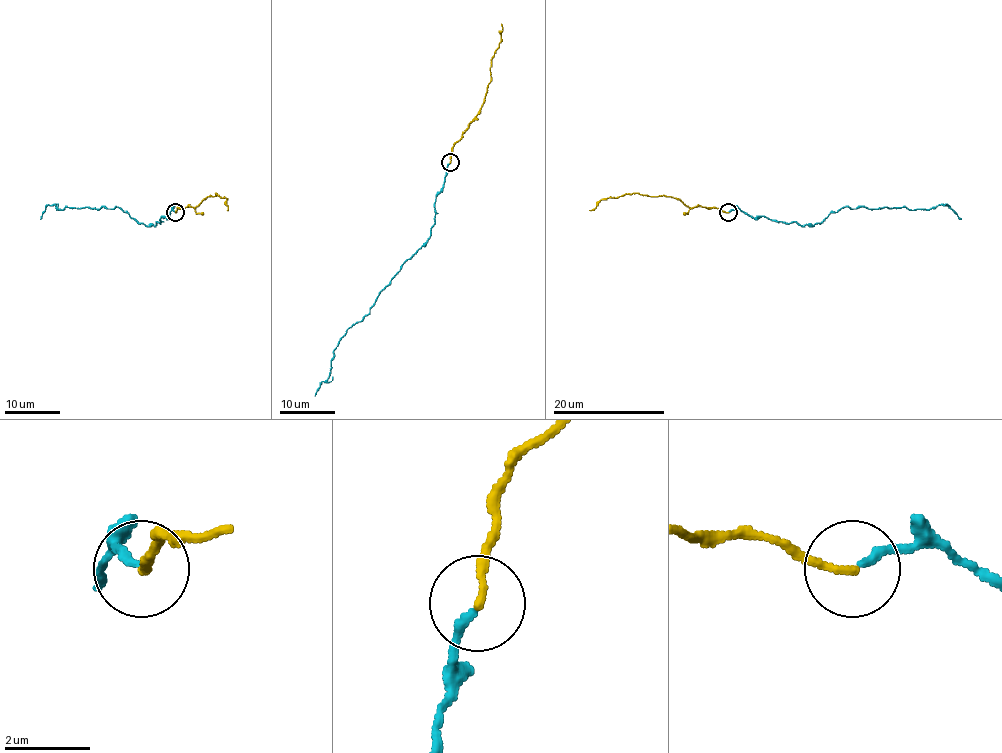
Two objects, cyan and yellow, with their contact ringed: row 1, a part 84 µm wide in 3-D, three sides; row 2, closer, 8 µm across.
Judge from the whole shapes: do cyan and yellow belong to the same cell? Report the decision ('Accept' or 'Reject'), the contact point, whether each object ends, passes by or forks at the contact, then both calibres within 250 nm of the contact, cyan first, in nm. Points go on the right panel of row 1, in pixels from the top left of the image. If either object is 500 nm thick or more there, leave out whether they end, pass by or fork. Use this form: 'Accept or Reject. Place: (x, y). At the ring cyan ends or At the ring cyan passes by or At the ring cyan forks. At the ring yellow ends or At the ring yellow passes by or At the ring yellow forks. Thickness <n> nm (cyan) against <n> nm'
Reject. Place: (728, 212). At the ring cyan ends. At the ring yellow ends. Thickness 200 nm (cyan) against 170 nm

